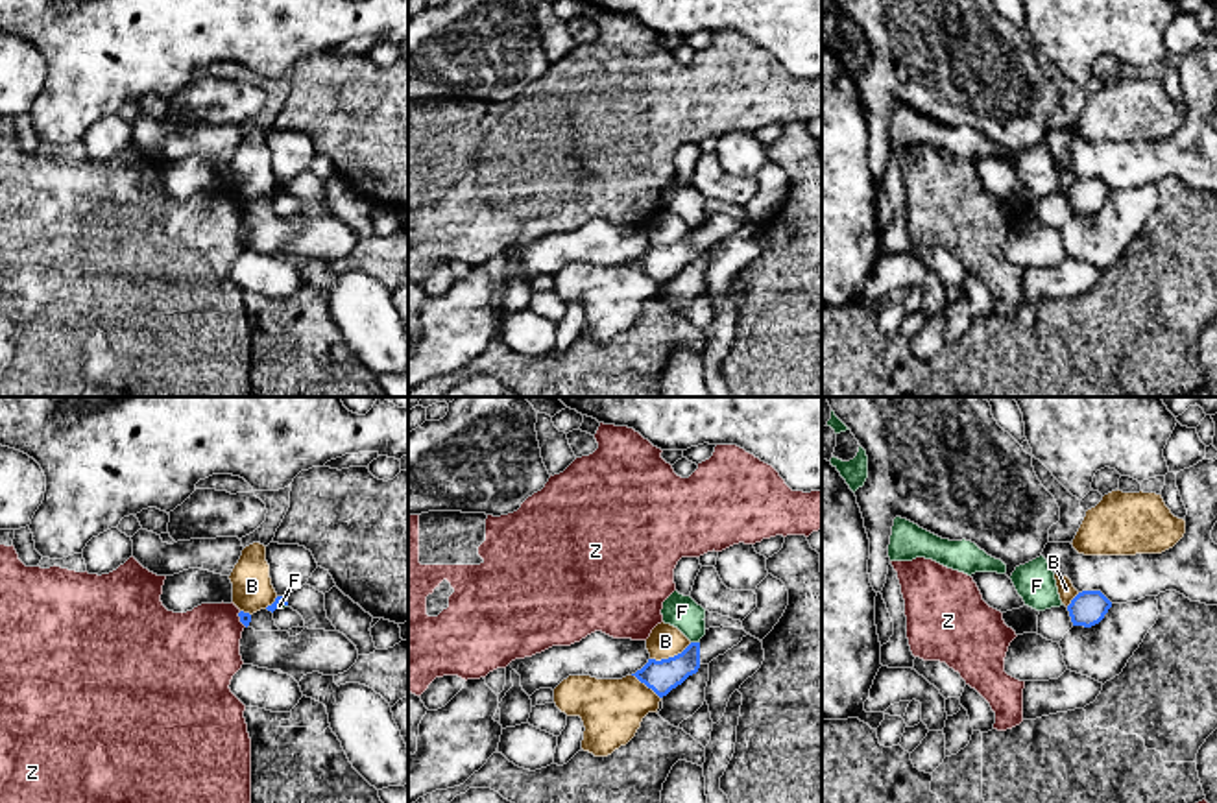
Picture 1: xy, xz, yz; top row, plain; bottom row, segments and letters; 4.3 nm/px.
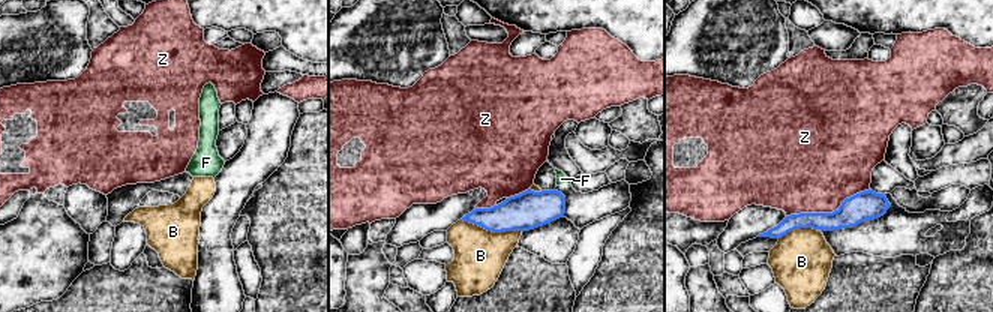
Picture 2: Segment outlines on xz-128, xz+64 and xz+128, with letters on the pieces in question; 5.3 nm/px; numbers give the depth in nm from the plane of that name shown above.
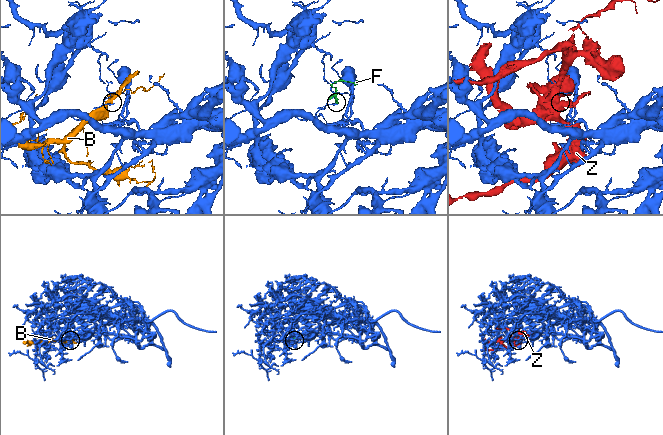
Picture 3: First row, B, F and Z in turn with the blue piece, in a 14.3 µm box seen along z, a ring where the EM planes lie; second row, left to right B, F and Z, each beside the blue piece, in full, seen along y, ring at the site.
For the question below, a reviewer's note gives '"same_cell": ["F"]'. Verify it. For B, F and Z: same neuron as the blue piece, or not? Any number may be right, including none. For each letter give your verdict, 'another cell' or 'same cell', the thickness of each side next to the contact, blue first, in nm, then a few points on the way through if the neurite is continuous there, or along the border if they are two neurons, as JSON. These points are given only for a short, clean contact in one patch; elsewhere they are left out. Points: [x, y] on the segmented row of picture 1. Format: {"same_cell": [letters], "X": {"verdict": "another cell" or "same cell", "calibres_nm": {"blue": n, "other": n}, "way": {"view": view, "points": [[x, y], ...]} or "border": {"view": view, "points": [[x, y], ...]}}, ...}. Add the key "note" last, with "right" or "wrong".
{"same_cell": [], "B": {"verdict": "another cell", "calibres_nm": {"blue": 140, "other": 150}}, "F": {"verdict": "another cell", "calibres_nm": {"blue": 140, "other": 140}, "border": {"view": "xz", "points": [[691, 641], [698, 643]]}}, "Z": {"verdict": "another cell", "calibres_nm": {"blue": 50, "other": 380}}, "note": "wrong"}

